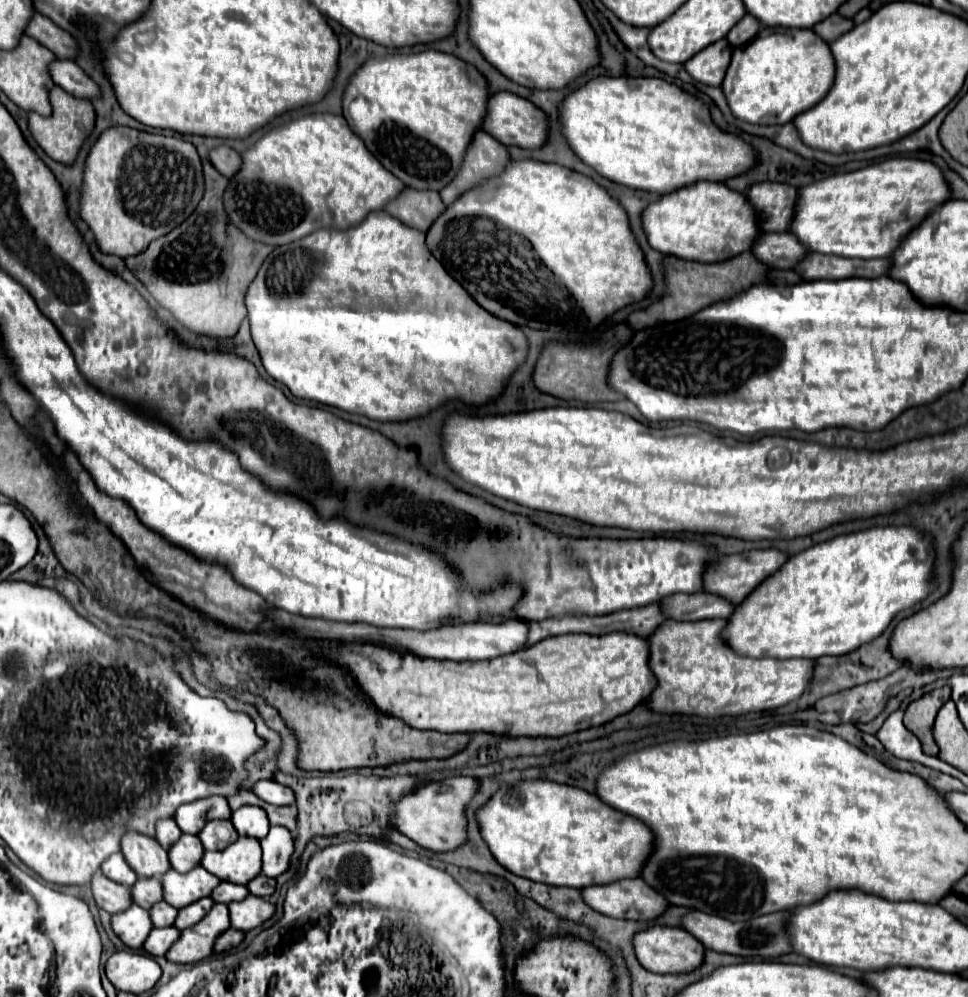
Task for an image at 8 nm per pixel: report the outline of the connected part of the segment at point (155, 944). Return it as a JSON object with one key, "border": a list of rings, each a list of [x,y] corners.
{"border":[[[174,925],[162,927],[162,929],[154,927],[144,941],[144,951],[150,955],[164,955],[168,951],[168,947],[176,941],[176,935],[180,935],[180,931]]]}

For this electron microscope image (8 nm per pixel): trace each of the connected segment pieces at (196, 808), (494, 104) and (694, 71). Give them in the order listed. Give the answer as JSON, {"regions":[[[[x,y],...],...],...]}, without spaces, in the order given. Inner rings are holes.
{"regions":[[[[212,795],[212,797],[204,797],[198,801],[180,805],[174,819],[176,819],[178,827],[182,829],[182,833],[198,835],[200,827],[204,827],[204,823],[208,823],[208,819],[228,819],[230,813],[232,811],[228,807],[226,797]]],[[[498,91],[488,97],[486,115],[482,121],[482,131],[492,135],[504,145],[518,145],[524,149],[538,149],[546,139],[546,115],[536,109],[528,99],[518,97],[510,91]]],[[[720,39],[712,45],[708,45],[706,49],[702,49],[700,53],[696,53],[692,59],[688,59],[684,63],[684,69],[700,83],[704,85],[712,85],[712,87],[720,87],[724,73],[728,69],[732,57],[732,47],[728,47],[726,39]]]]}

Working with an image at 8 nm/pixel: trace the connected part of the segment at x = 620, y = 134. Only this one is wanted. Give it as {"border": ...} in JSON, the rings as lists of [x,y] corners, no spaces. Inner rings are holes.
{"border":[[[594,77],[580,89],[572,91],[558,105],[560,131],[574,151],[574,155],[592,167],[602,177],[616,181],[632,189],[644,189],[650,193],[672,191],[672,187],[684,187],[694,179],[724,181],[740,175],[754,163],[754,151],[740,137],[720,131],[712,119],[708,107],[694,95],[684,93],[680,87],[666,83],[664,79],[648,77]]]}

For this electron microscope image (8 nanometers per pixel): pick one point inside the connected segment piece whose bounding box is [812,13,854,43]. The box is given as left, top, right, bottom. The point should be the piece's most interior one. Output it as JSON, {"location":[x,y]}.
{"location":[829,29]}

